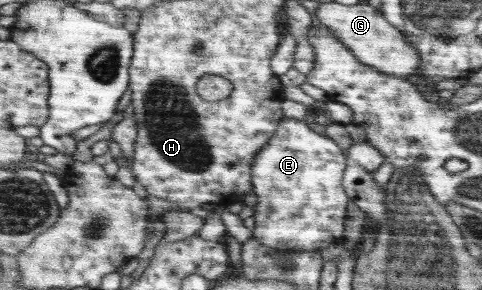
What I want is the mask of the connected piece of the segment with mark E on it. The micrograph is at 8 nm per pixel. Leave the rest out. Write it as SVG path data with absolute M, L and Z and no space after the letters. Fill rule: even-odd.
M284 117L251 165L257 195L252 238L285 253L319 252L342 243L348 201L342 186L345 168L359 165L372 172L383 160L380 151L365 141L352 142L345 155L333 139L315 132L305 121Z

